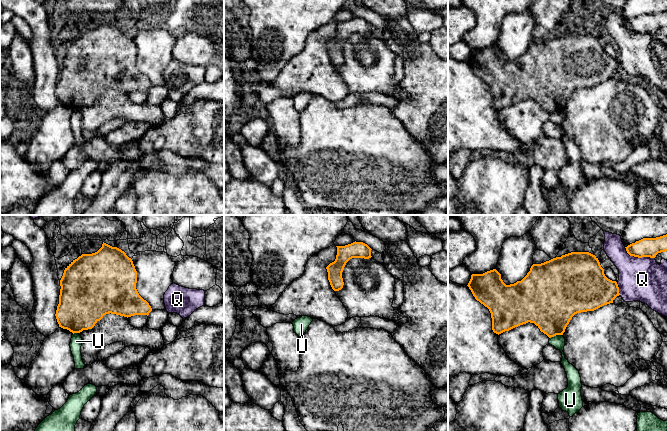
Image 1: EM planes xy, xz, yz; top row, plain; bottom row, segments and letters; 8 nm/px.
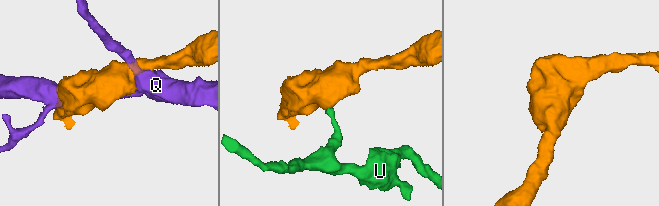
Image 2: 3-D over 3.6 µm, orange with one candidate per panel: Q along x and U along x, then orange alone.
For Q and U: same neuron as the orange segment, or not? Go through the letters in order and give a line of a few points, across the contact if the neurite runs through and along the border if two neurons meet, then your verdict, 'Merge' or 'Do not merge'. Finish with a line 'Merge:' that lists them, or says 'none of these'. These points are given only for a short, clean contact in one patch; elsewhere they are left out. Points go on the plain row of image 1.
Q: Do not merge
U: Line: yz (561, 110), (556, 110), (550, 114). Do not merge
Merge: none of these

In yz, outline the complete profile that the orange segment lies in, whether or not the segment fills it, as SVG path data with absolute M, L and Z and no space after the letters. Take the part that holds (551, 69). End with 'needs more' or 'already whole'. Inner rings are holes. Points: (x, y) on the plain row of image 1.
M571 28L541 40L533 40L527 51L514 60L506 61L501 55L501 50L493 45L483 50L472 50L467 62L475 75L489 85L492 106L498 111L528 98L534 99L549 114L563 111L575 90L594 87L613 79L613 76L620 71L617 58L605 52L598 34L589 28Z; already whole

